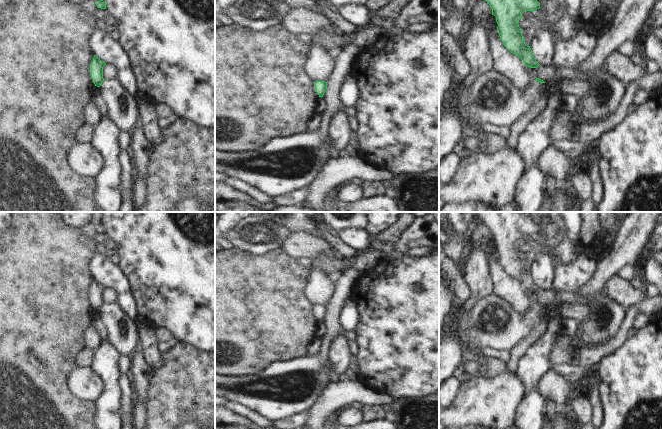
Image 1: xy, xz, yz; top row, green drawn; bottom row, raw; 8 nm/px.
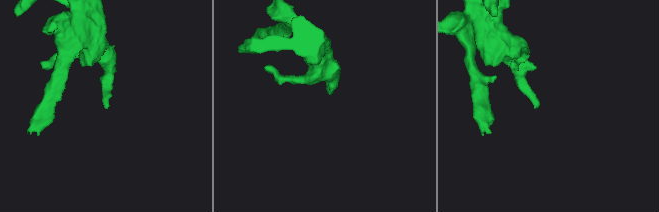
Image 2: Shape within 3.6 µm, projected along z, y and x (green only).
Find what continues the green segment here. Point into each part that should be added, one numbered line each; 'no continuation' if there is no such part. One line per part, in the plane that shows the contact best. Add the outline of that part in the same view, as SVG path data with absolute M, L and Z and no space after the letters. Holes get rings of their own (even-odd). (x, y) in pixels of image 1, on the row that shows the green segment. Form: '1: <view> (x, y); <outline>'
no continuation

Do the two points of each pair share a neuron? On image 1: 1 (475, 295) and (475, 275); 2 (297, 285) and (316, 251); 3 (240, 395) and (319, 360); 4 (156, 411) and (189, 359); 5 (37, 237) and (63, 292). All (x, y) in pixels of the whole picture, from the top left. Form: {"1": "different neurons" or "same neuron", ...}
{"1": "same neuron", "2": "different neurons", "3": "same neuron", "4": "same neuron", "5": "same neuron"}

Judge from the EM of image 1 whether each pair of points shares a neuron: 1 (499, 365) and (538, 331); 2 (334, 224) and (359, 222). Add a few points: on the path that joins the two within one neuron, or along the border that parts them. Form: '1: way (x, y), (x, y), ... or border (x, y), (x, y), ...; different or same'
1: border (506, 364), (507, 371); different
2: way (340, 222), (353, 222); same

